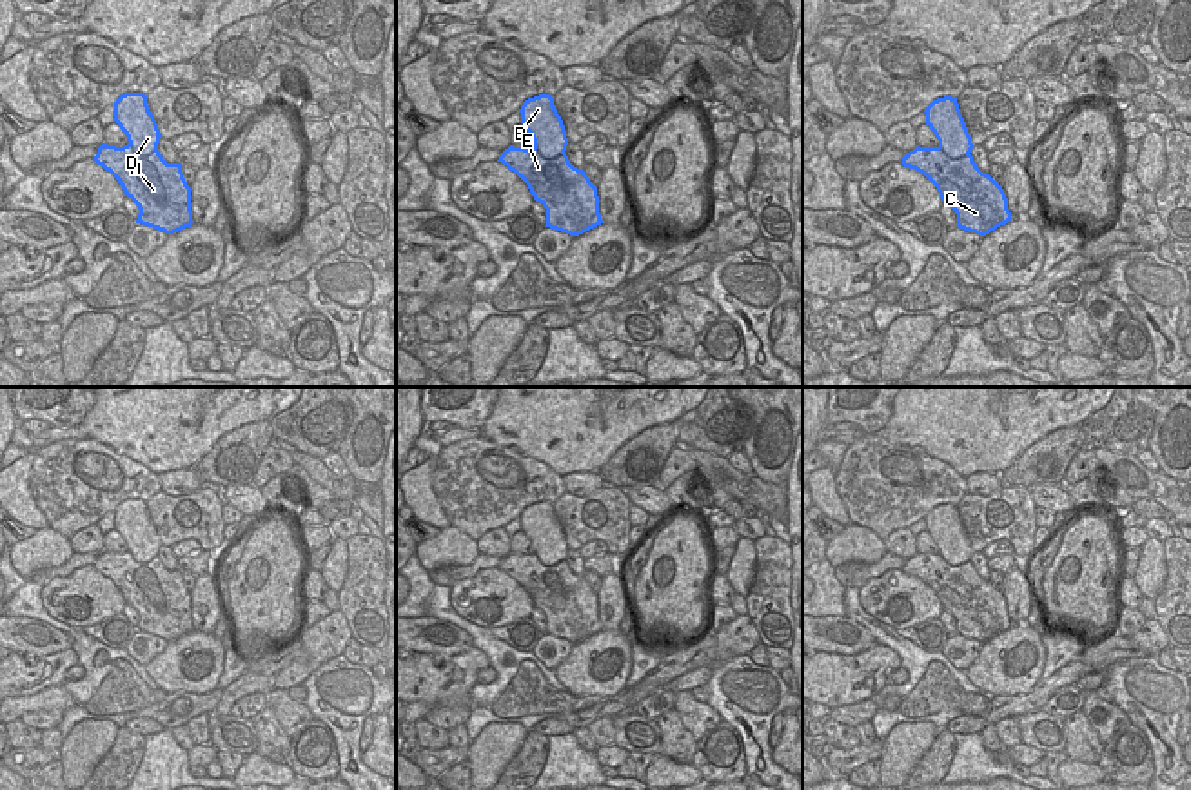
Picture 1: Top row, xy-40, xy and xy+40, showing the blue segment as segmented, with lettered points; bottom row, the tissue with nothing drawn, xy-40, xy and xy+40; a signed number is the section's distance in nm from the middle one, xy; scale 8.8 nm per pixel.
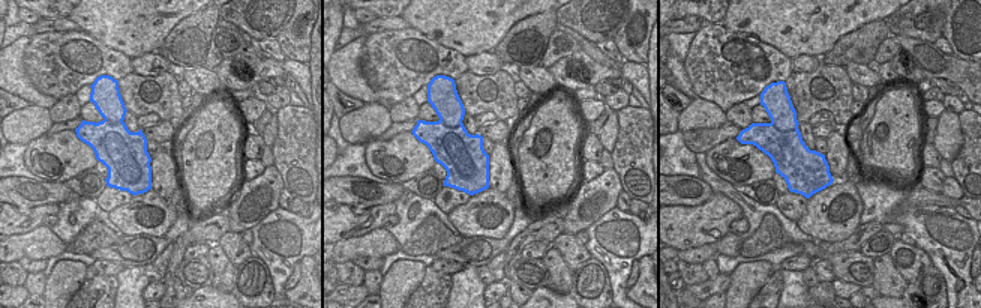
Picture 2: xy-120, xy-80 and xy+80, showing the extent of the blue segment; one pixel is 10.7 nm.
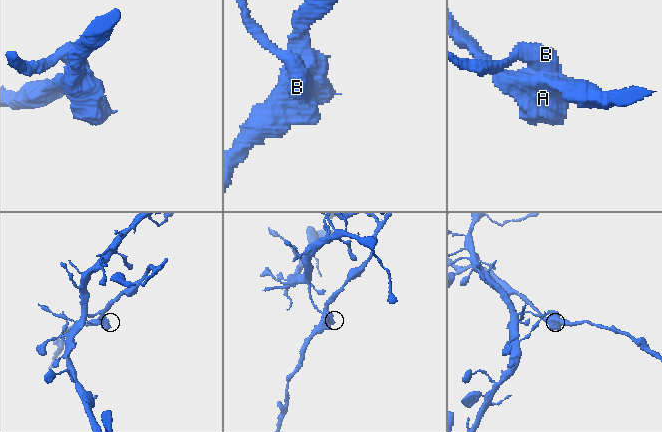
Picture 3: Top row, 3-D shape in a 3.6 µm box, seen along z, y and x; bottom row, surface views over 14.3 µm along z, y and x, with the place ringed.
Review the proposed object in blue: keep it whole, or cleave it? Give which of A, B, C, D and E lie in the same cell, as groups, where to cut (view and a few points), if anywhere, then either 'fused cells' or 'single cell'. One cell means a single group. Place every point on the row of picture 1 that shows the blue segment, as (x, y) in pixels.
A C E / B D | xy-40 (127, 144), (138, 155), (149, 155), (157, 149) | fused cells

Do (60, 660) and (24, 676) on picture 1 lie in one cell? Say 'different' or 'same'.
same

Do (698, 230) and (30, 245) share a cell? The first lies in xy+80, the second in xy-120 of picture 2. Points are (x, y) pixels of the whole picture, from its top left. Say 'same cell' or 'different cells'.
different cells

